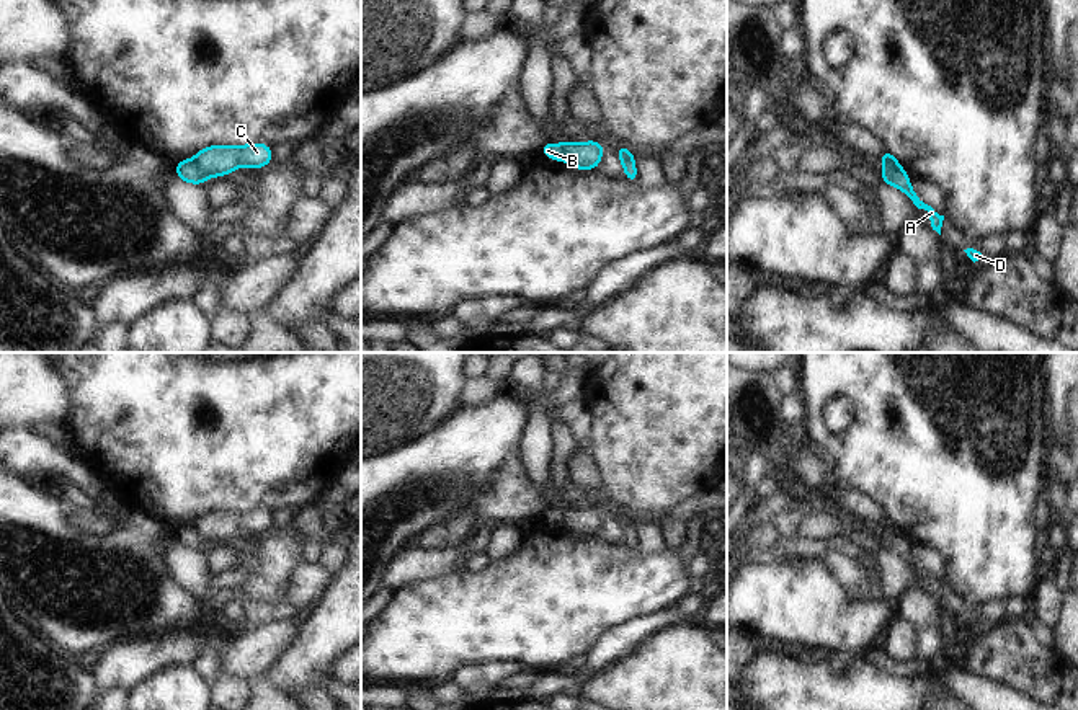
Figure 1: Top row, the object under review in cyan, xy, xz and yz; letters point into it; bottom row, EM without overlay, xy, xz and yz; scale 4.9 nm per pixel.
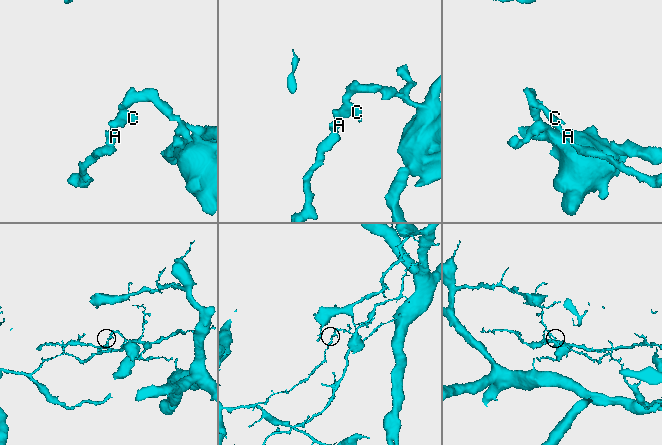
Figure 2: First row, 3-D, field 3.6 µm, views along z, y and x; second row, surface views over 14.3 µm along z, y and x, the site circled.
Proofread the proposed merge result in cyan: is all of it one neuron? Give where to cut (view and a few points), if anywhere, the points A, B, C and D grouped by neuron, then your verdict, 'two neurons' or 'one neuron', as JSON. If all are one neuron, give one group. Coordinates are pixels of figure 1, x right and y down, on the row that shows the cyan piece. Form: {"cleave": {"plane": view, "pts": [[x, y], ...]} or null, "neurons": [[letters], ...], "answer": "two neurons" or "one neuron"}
{"cleave": {"plane": "xy", "pts": [[193, 159], [206, 180]]}, "neurons": [["A", "B", "D"], ["C"]], "answer": "two neurons"}

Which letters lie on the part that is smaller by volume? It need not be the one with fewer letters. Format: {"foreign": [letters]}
{"foreign": ["C"]}

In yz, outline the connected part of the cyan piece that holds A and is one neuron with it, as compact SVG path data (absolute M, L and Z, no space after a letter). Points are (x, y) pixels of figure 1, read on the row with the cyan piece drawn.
M884 168L880 181L884 184L892 184L902 189L918 209L924 209L928 212L933 230L936 230L941 235L944 215L939 215L931 206L924 204L920 199L920 196L913 191L910 184L910 176L903 170Z

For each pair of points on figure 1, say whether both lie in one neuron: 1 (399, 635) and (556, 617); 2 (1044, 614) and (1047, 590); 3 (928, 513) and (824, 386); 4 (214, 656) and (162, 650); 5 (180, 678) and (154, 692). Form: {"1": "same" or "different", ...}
{"1": "same", "2": "same", "3": "same", "4": "different", "5": "same"}

